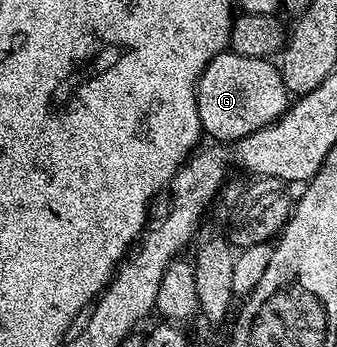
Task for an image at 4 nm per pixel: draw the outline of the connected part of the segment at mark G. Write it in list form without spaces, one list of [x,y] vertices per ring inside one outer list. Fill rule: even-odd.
[[[230,50],[219,52],[207,63],[195,91],[199,126],[206,135],[217,139],[214,141],[233,144],[287,112],[291,93],[284,84],[282,71],[271,63],[266,57],[249,58]]]

